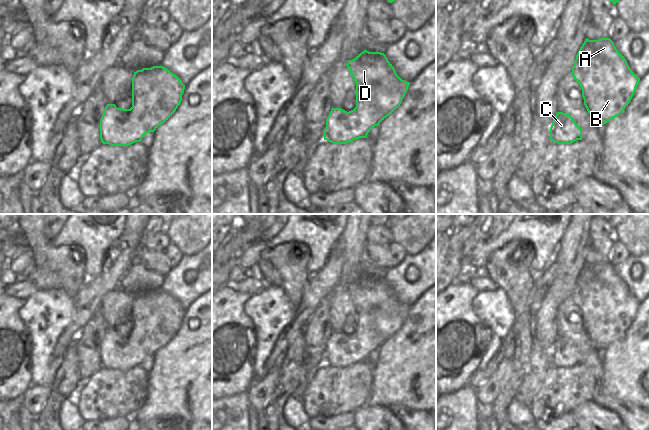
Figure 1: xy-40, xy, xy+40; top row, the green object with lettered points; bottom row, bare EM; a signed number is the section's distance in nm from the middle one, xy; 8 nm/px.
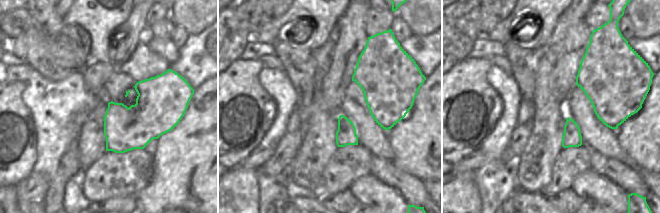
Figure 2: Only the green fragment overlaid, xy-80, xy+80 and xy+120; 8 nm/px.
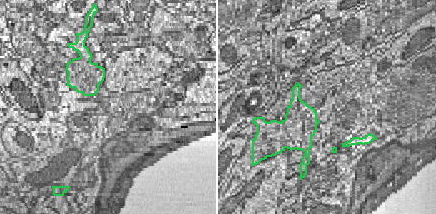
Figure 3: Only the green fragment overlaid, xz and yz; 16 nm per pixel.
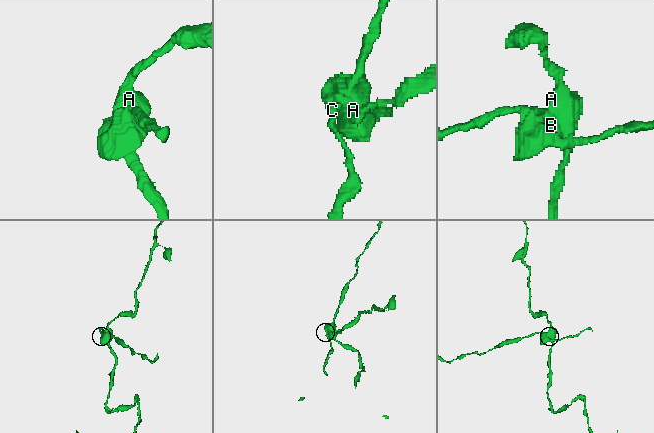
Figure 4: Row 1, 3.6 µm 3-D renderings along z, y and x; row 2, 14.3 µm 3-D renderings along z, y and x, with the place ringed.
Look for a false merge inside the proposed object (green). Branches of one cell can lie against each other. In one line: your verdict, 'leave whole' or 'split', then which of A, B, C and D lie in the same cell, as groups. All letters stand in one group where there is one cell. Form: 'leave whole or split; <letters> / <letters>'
split; A B D / C

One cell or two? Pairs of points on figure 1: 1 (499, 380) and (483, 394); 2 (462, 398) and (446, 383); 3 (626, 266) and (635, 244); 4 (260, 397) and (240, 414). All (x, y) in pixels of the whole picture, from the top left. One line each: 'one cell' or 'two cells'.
1: one cell
2: two cells
3: two cells
4: two cells

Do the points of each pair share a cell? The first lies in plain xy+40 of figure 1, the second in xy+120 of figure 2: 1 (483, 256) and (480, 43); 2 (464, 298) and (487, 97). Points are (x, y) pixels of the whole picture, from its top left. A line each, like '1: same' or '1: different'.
1: different
2: same

